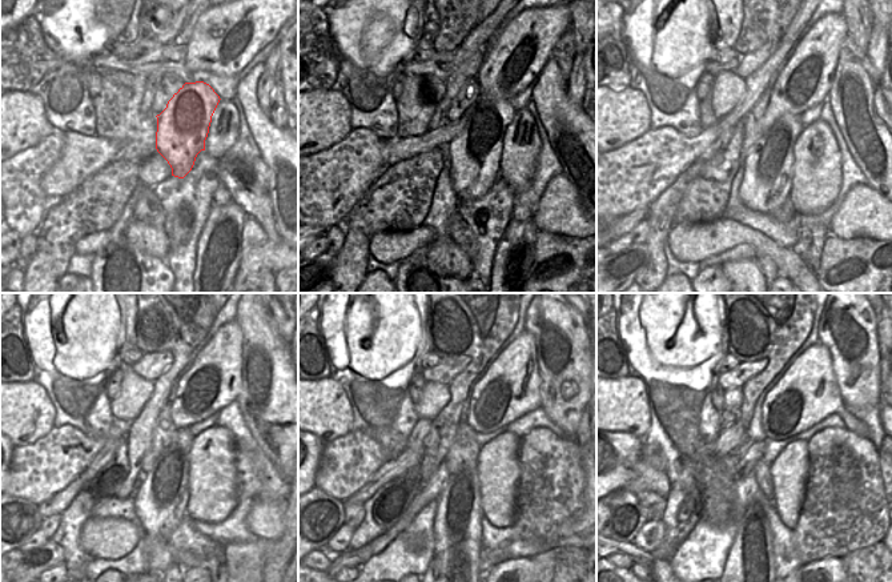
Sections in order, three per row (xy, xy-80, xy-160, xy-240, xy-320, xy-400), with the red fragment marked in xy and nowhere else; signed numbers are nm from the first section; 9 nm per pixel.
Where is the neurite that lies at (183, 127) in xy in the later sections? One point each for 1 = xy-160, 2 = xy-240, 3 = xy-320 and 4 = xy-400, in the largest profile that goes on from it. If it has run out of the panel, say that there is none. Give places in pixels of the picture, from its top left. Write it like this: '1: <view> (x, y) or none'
1: xy-160 (767, 179)
2: xy-240 (161, 502)
3: xy-320 (455, 564)
4: xy-400 (750, 564)

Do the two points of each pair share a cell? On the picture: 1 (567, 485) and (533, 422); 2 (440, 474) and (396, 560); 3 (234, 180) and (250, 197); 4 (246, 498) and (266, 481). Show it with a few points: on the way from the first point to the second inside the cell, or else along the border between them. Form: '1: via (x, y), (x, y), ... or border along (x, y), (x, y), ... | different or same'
1: border along (565, 437), (546, 428), (533, 428), (521, 438) | different
2: border along (436, 498), (428, 502), (401, 532) | different
3: via (238, 184), (246, 193) | same
4: via (252, 493), (261, 484) | same

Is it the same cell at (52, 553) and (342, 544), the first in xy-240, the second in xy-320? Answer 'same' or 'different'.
different

